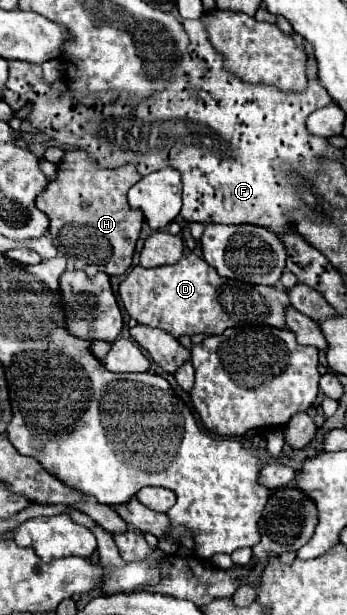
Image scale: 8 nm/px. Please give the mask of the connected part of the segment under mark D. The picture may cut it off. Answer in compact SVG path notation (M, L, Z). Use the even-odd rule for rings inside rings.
M195 253L185 255L175 265L163 265L157 269L135 267L119 285L119 295L127 313L137 323L163 329L175 337L191 337L195 333L221 335L225 329L237 327L243 321L285 327L285 307L291 305L285 289L229 281L217 275L217 271Z

